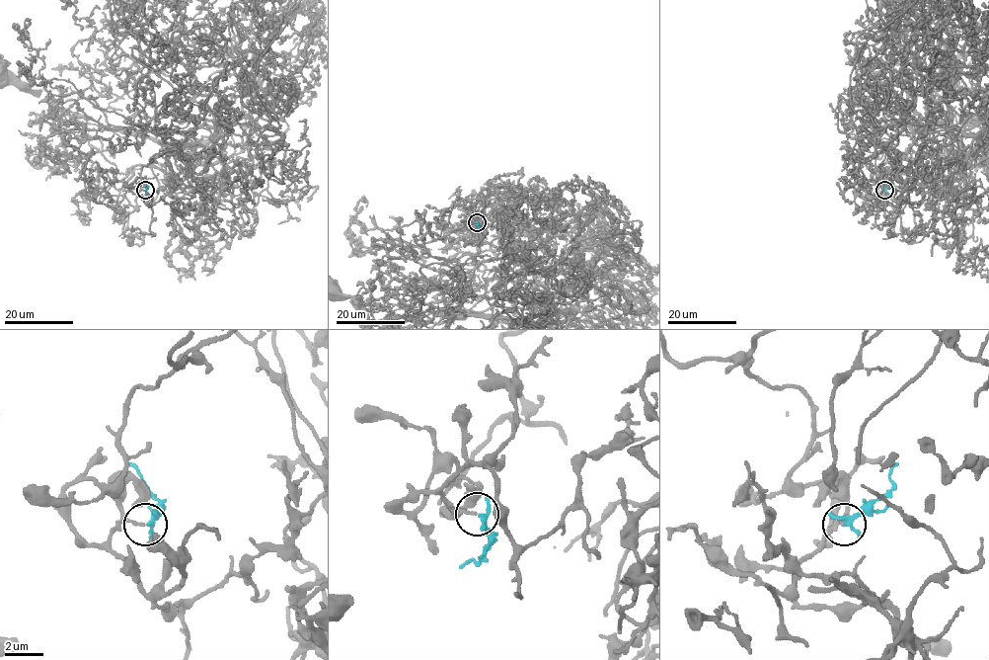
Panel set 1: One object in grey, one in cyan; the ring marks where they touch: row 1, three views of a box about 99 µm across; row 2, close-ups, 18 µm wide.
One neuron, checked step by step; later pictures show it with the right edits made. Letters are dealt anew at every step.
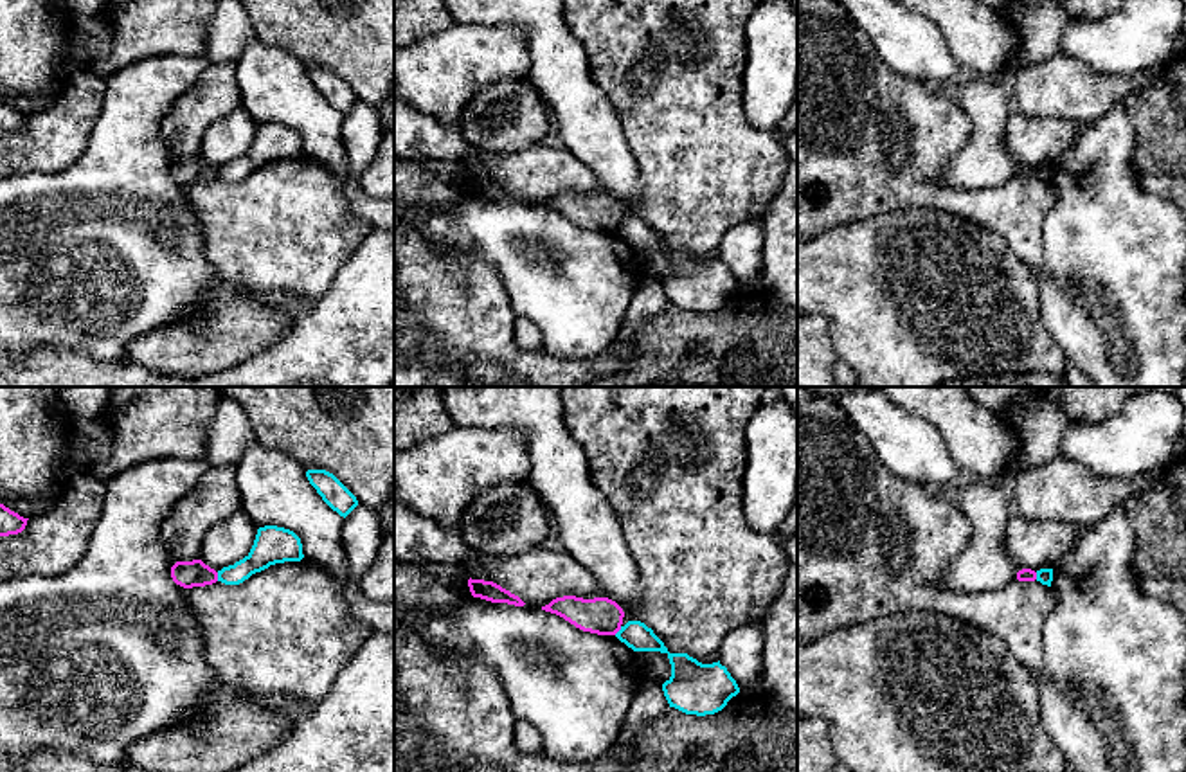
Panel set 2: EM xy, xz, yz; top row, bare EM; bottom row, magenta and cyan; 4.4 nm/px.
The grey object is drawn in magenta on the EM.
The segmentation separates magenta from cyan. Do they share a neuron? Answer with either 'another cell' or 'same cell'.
another cell

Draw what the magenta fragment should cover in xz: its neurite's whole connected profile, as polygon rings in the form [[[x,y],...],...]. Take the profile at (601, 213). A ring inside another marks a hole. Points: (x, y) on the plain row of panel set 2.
[[[563,193],[553,196],[542,207],[556,211],[576,225],[597,232],[615,232],[621,227],[624,209],[608,194],[583,196]]]

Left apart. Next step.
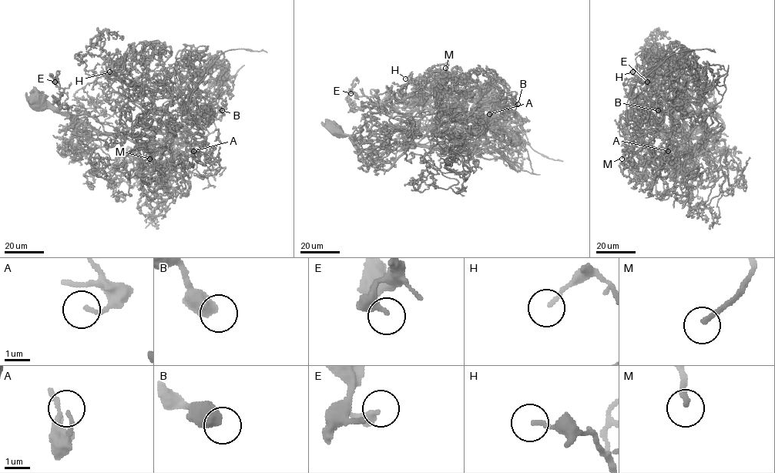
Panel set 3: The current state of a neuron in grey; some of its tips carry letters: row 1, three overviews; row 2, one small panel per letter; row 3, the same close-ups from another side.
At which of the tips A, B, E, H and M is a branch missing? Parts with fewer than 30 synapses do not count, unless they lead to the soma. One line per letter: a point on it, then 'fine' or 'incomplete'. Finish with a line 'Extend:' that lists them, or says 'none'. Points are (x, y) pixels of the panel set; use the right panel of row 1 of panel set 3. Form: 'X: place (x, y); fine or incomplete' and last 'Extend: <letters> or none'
A: place (668, 151); fine
B: place (658, 110); fine
E: place (647, 82); fine
H: place (632, 72); fine
M: place (622, 159); fine
Extend: none

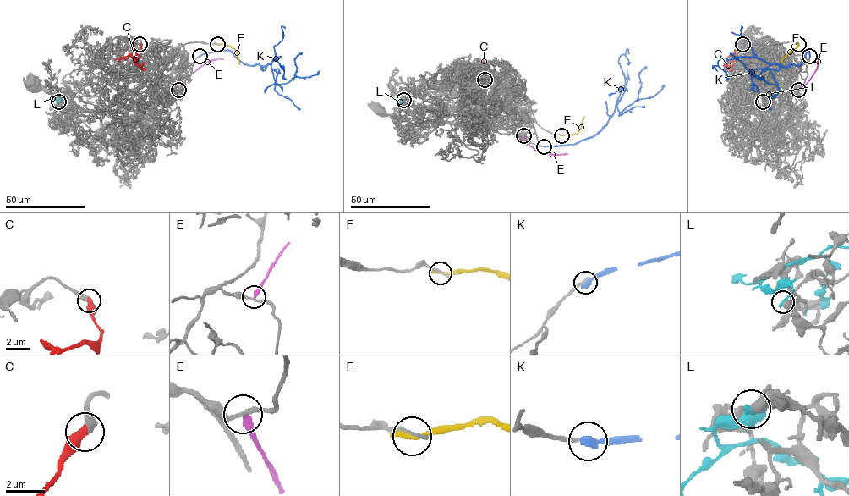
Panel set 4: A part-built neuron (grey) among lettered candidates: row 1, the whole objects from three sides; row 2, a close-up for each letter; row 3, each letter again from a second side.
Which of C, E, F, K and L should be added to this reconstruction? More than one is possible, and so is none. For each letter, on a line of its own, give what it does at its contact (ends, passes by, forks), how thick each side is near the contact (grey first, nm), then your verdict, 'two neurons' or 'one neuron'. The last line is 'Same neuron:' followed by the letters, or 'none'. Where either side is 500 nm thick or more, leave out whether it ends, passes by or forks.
C: 440/500 nm | one neuron
E: it ends | 200/360 nm | two neurons
F: it ends | 240/280 nm | two neurons
K: it ends | 240/440 nm | two neurons
L: it ends | 320/280 nm | two neurons
Same neuron: C

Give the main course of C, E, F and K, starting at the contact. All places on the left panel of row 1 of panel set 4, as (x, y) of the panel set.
C: (139, 44), (141, 49), (135, 52), (134, 63), (141, 65), (143, 70), (145, 68)
E: (178, 90), (199, 67), (210, 60), (222, 59)
F: (217, 44), (231, 46), (236, 51), (240, 63)
K: (199, 56), (229, 50), (245, 63), (269, 63), (276, 83), (283, 84), (293, 79), (294, 58), (302, 52)

